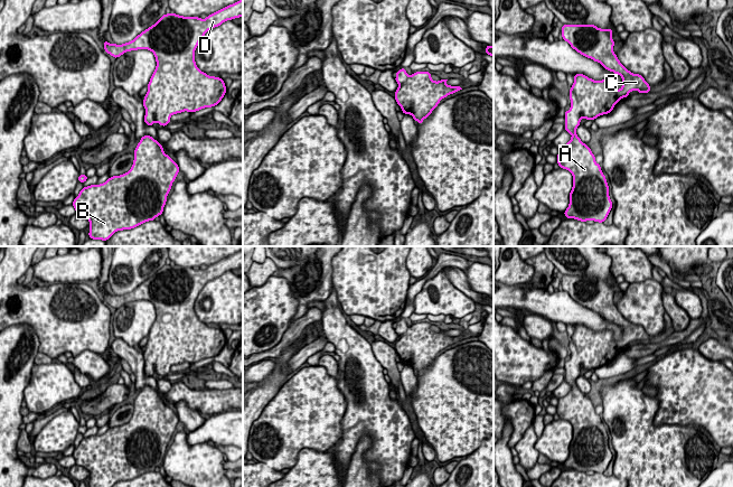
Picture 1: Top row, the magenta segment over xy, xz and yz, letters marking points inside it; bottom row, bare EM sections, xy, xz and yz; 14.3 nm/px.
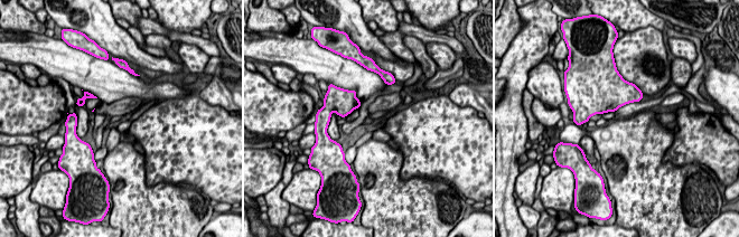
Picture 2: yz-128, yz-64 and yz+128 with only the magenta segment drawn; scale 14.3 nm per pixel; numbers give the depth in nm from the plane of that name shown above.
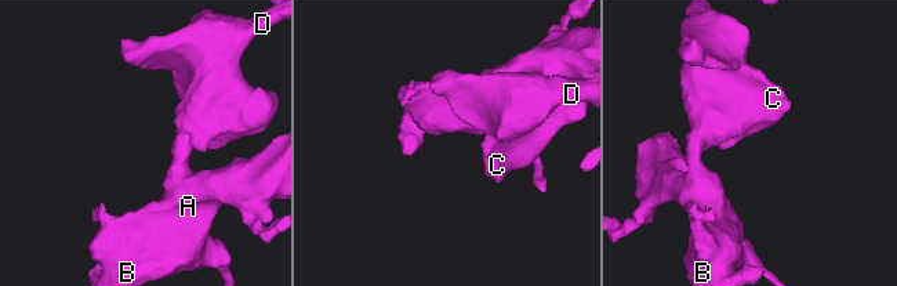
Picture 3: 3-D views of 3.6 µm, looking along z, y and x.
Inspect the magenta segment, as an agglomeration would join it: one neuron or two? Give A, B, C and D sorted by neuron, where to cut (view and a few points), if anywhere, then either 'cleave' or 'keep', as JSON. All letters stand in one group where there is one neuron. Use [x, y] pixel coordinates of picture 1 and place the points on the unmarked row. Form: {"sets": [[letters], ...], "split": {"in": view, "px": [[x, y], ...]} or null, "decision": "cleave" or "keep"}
{"sets": [["A", "B", "C", "D"]], "split": null, "decision": "keep"}

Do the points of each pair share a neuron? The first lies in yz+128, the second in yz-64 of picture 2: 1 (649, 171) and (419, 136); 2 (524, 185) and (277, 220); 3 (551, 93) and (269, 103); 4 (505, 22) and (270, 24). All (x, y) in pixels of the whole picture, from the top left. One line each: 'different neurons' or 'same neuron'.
1: different neurons
2: same neuron
3: different neurons
4: same neuron

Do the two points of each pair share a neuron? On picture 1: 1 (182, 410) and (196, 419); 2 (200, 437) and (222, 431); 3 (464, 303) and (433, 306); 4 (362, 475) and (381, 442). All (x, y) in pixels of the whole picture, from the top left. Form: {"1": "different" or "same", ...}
{"1": "same", "2": "same", "3": "same", "4": "different"}

